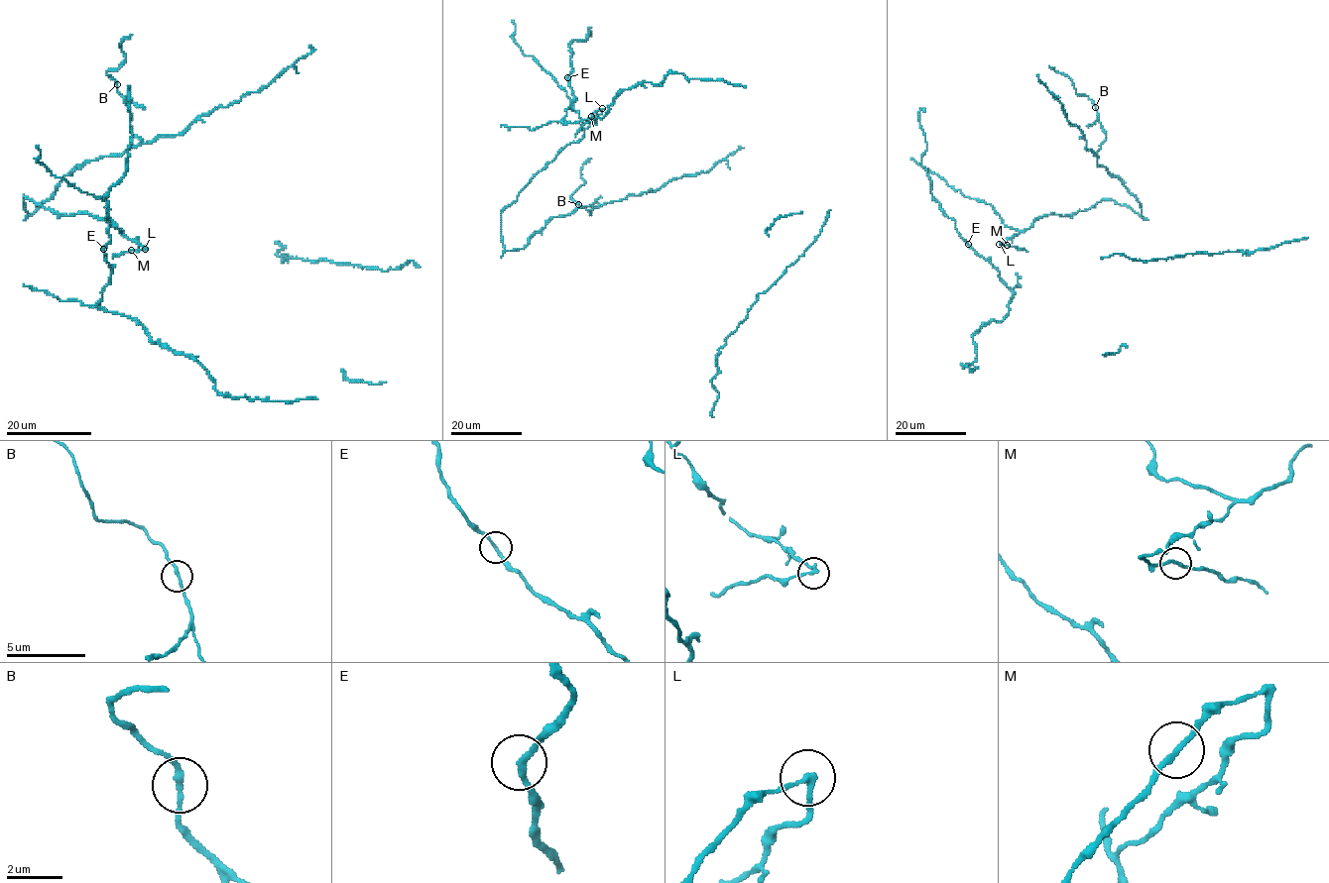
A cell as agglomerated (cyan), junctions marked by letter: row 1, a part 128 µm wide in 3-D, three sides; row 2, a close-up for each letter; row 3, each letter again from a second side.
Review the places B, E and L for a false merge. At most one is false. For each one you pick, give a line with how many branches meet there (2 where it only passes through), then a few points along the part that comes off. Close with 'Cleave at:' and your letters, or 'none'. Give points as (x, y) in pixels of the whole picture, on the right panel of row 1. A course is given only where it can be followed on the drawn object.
L: 2 | (999, 244), (1027, 252)
Cleave at: L

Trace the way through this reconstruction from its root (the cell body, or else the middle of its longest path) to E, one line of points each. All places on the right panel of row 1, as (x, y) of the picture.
E: (1009, 307), (1014, 291), (1000, 277), (998, 271), (968, 243)

